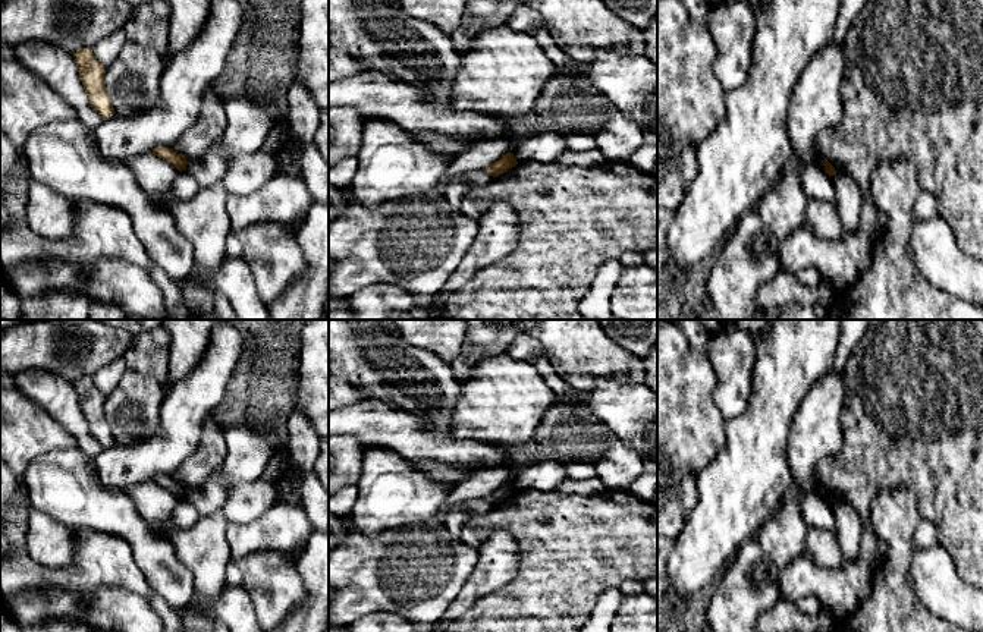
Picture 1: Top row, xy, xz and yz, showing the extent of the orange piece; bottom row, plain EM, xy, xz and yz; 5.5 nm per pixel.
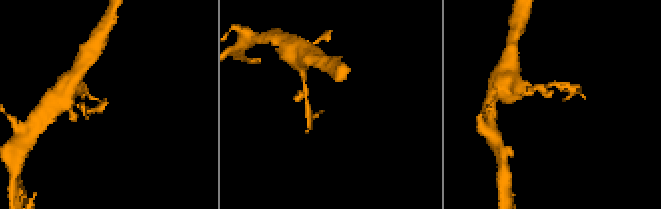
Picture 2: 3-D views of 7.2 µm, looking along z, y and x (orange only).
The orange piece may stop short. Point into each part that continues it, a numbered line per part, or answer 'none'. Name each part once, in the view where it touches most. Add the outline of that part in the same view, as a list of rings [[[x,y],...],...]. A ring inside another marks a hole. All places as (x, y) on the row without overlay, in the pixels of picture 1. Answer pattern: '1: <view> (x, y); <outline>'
none

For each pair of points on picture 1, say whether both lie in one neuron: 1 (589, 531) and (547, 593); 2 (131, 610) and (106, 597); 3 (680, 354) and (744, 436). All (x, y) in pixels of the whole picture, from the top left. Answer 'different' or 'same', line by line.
1: same
2: same
3: different

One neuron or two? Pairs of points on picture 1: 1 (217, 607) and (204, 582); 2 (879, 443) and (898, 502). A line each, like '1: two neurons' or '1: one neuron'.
1: two neurons
2: two neurons

